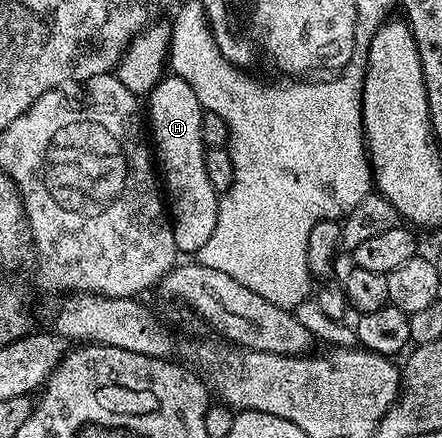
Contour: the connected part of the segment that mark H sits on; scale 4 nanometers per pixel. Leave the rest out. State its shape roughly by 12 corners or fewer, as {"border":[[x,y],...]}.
{"border":[[161,78],[146,126],[174,244],[195,256],[218,224],[194,88]]}

